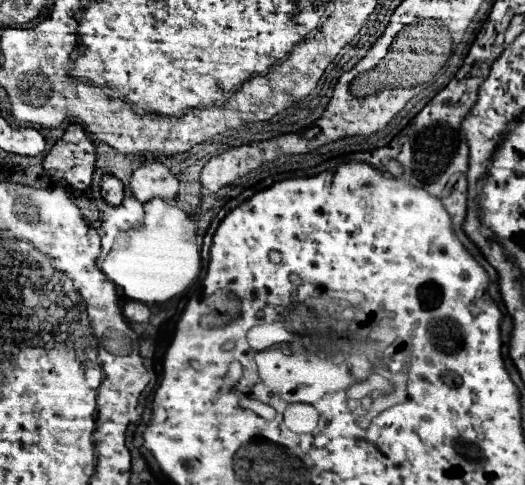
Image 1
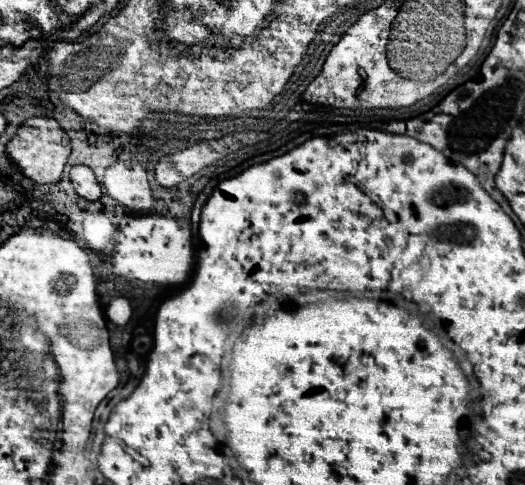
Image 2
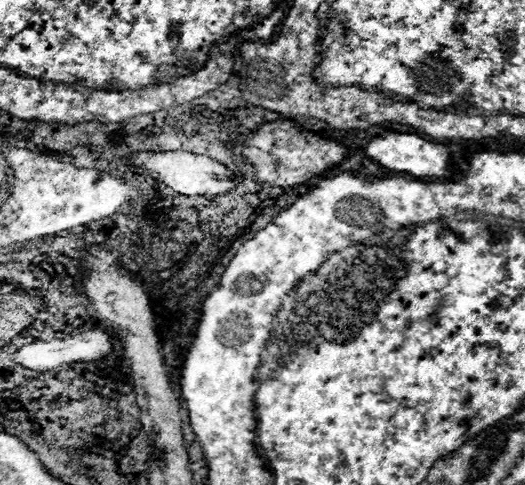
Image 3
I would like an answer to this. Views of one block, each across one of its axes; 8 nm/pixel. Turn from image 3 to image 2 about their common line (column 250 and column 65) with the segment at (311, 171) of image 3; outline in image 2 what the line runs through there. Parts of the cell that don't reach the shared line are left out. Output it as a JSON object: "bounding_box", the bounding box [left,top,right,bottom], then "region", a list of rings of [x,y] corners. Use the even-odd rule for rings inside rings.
{"bounding_box":[6,118,72,184],"region":[[[30,118],[30,120],[26,120],[18,128],[16,136],[6,146],[6,154],[18,164],[22,174],[34,182],[40,182],[40,184],[54,184],[54,182],[62,180],[70,150],[72,150],[70,140],[54,118]]]}

